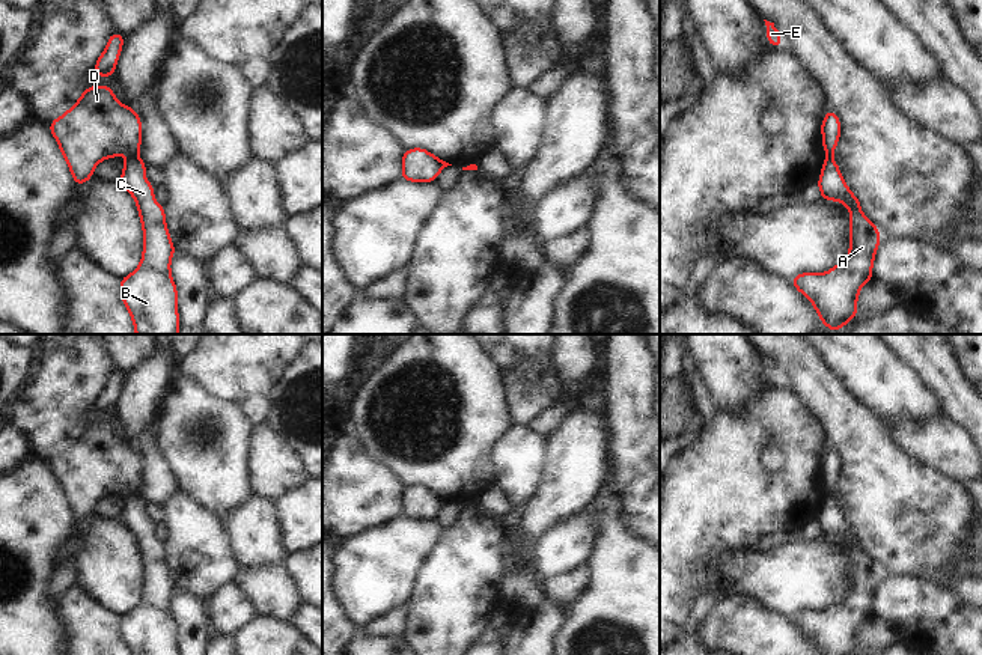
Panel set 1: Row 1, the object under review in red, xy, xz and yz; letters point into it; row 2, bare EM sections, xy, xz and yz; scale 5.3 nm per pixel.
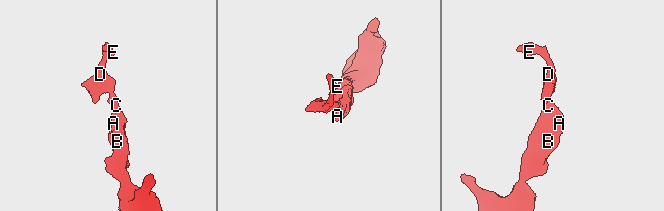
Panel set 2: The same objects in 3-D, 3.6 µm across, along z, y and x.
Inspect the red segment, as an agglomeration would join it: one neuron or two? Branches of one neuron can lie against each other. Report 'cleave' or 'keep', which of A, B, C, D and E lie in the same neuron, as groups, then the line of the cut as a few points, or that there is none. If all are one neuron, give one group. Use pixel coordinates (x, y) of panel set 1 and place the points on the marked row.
cleave; groups A B C / D E; cut xy (131, 155), (136, 157)

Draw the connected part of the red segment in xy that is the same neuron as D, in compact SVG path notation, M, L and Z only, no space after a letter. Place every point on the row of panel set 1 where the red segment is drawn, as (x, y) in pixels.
M90 86L81 98L48 126L74 182L83 185L102 160L127 152L137 157L142 120L134 108L120 104L110 86Z

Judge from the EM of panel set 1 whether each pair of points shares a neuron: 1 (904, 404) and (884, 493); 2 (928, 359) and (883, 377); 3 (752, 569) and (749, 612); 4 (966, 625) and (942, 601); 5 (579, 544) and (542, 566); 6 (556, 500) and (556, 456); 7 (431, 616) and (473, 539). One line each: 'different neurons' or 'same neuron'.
1: different neurons
2: different neurons
3: different neurons
4: same neuron
5: same neuron
6: same neuron
7: same neuron

